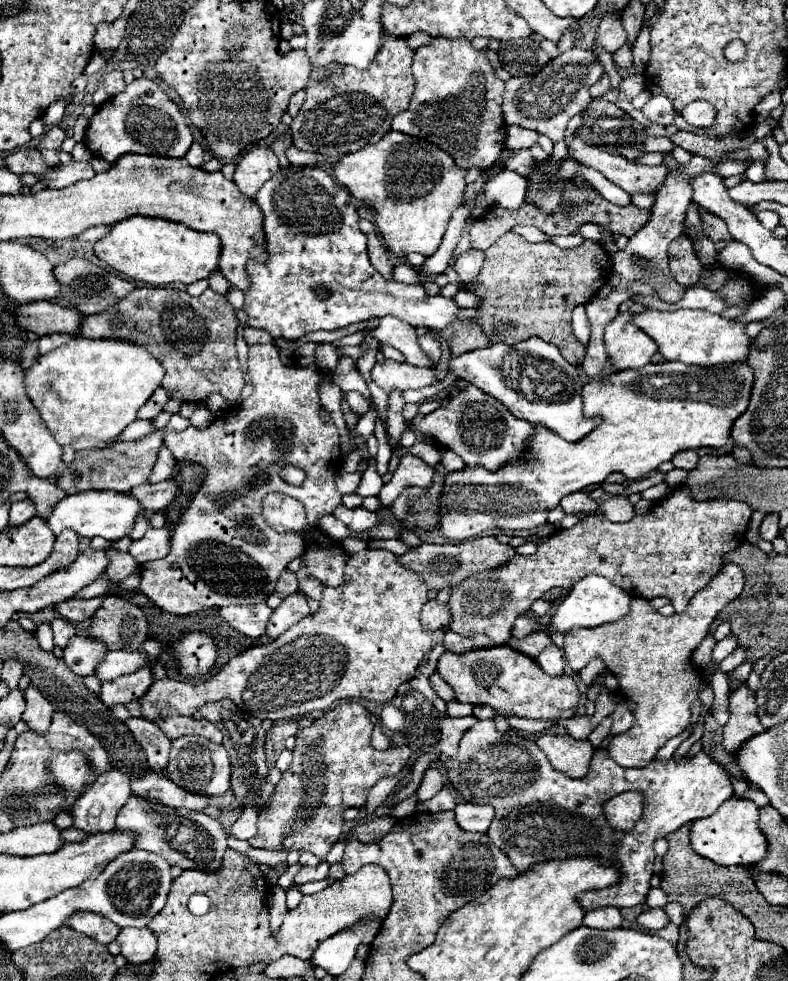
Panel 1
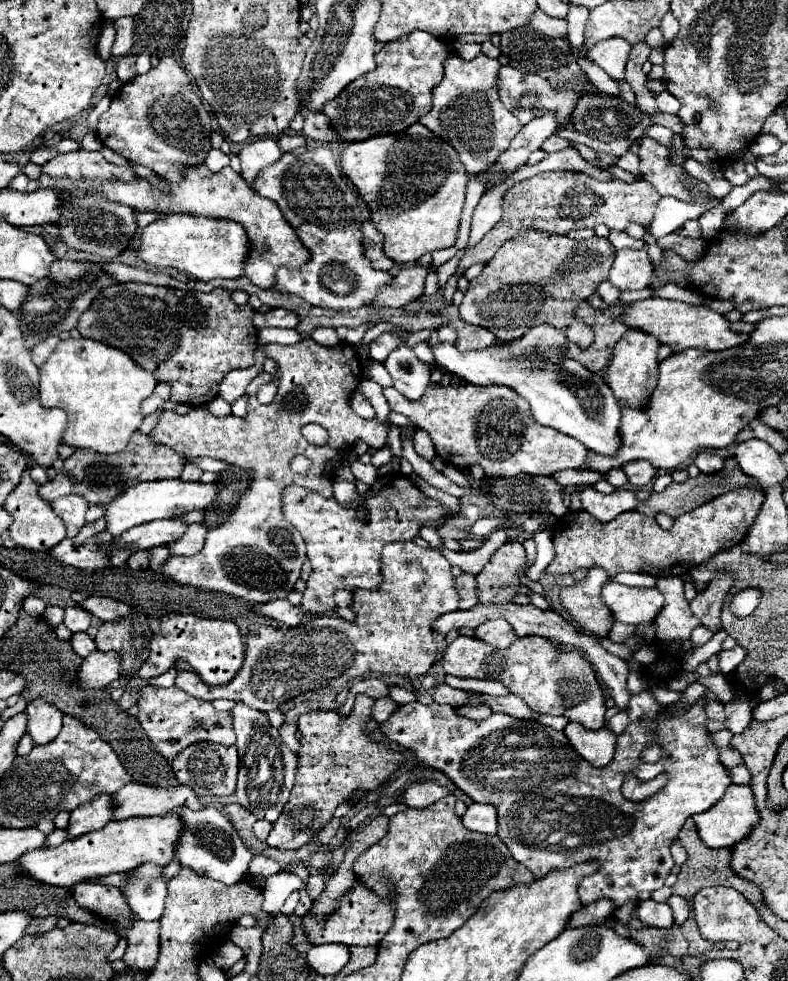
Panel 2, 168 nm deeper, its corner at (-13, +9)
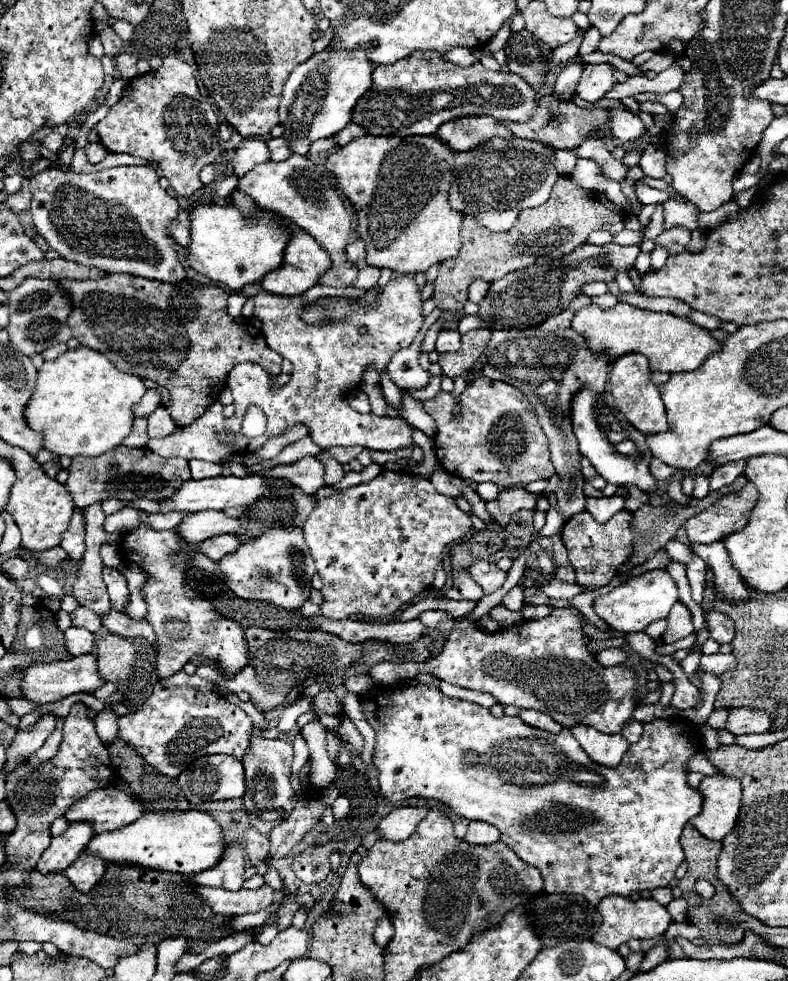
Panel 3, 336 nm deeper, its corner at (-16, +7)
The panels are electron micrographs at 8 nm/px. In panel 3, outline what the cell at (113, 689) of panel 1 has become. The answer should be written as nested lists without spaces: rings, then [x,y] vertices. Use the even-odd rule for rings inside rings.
[[[140,523],[136,529],[126,531],[124,539],[120,541],[120,555],[124,563],[138,565],[144,575],[146,583],[142,585],[142,597],[148,605],[146,621],[154,627],[158,637],[158,677],[166,679],[174,673],[182,671],[182,667],[194,657],[204,655],[214,659],[218,667],[232,677],[248,663],[248,647],[244,641],[242,627],[222,617],[202,595],[202,591],[190,589],[188,577],[188,557],[182,553],[188,543],[184,537],[172,531],[156,531],[148,523]]]

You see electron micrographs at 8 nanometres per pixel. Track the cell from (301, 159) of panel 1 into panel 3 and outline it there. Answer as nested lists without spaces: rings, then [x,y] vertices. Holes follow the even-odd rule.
[[[282,137],[280,139],[268,139],[266,145],[270,149],[270,161],[284,161],[292,155],[292,153],[288,153],[288,145]]]

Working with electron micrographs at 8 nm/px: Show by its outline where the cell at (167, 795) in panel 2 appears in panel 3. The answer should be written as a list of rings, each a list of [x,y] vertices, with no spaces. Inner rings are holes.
[[[110,785],[104,789],[94,789],[86,797],[76,801],[64,813],[64,819],[68,823],[90,823],[94,835],[100,835],[126,827],[140,815],[144,815],[142,803],[134,801],[132,797]]]

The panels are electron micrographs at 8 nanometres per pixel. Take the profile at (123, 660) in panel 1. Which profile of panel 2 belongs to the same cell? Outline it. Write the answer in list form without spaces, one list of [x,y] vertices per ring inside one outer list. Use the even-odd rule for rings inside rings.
[[[95,651],[83,659],[77,677],[81,685],[107,687],[121,677],[121,655],[117,651]]]

